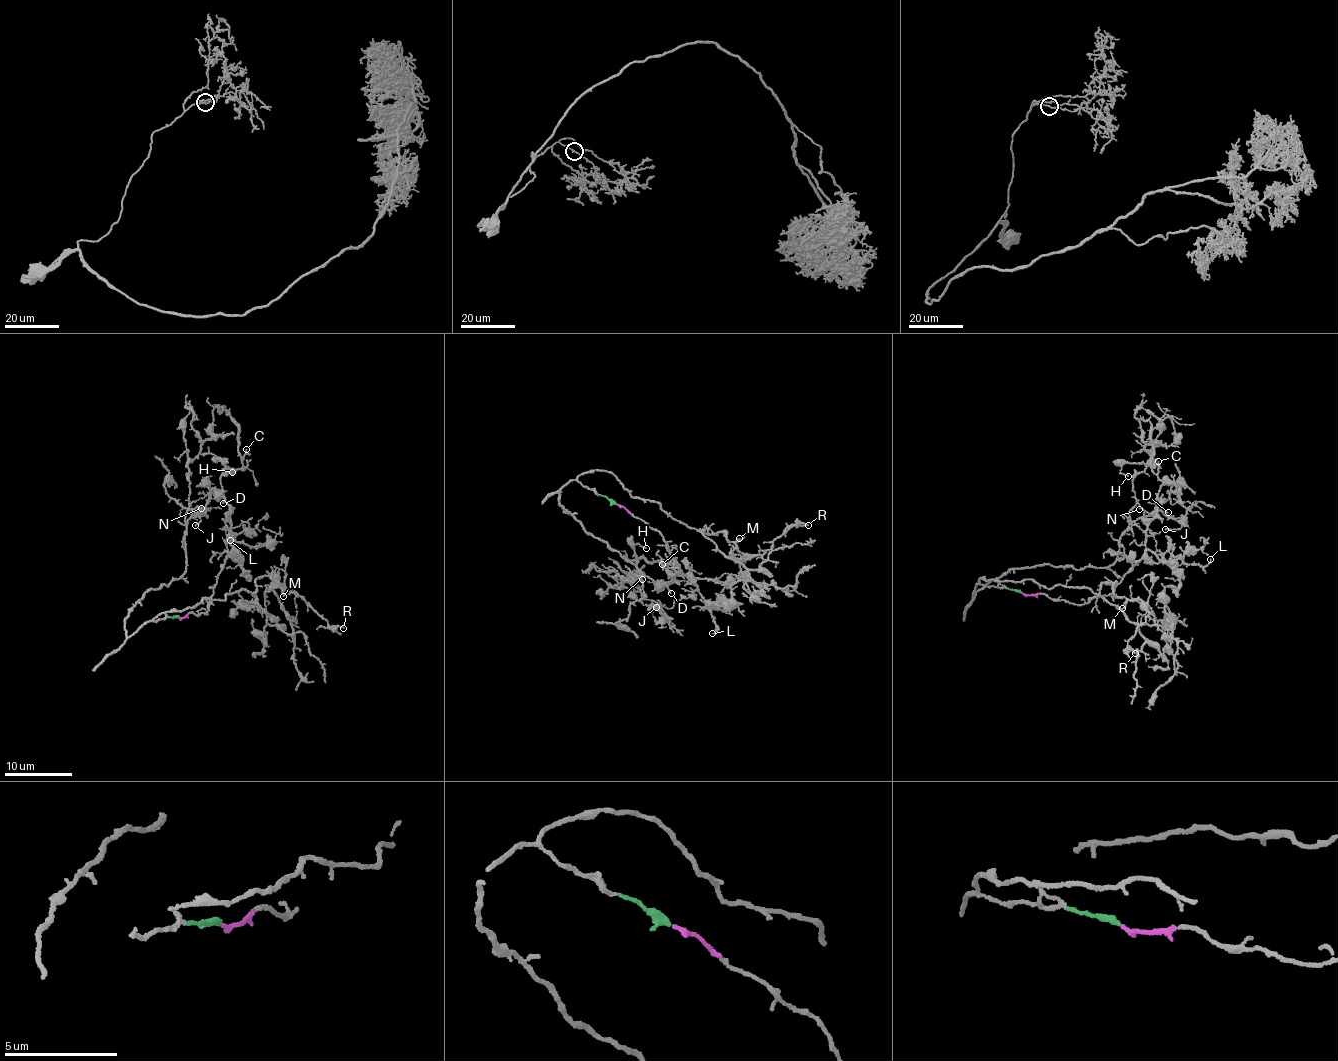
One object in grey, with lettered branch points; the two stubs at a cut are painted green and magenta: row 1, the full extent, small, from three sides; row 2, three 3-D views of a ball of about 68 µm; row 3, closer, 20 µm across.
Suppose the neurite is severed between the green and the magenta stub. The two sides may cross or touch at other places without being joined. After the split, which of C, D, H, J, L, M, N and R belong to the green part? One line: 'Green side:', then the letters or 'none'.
Green side: H, J, M, N, R

